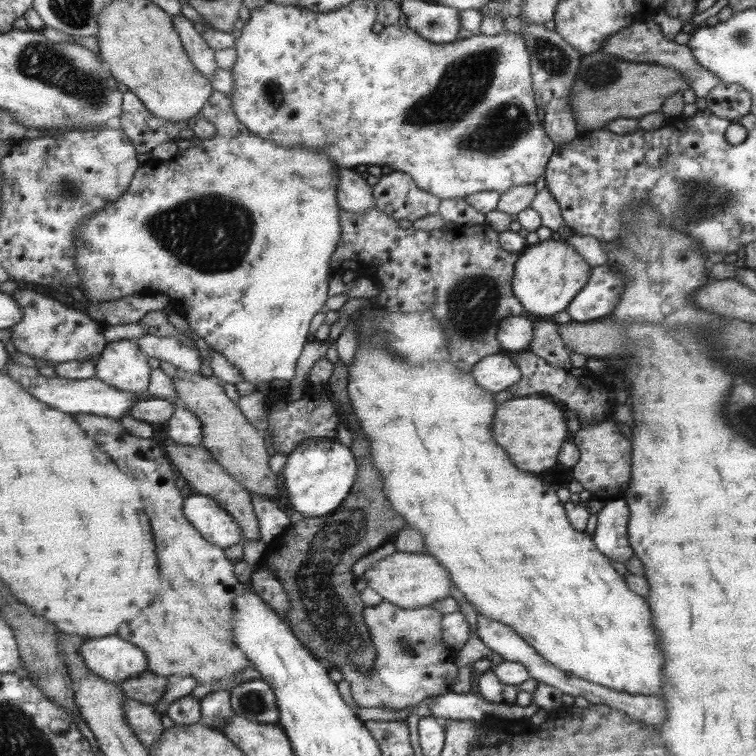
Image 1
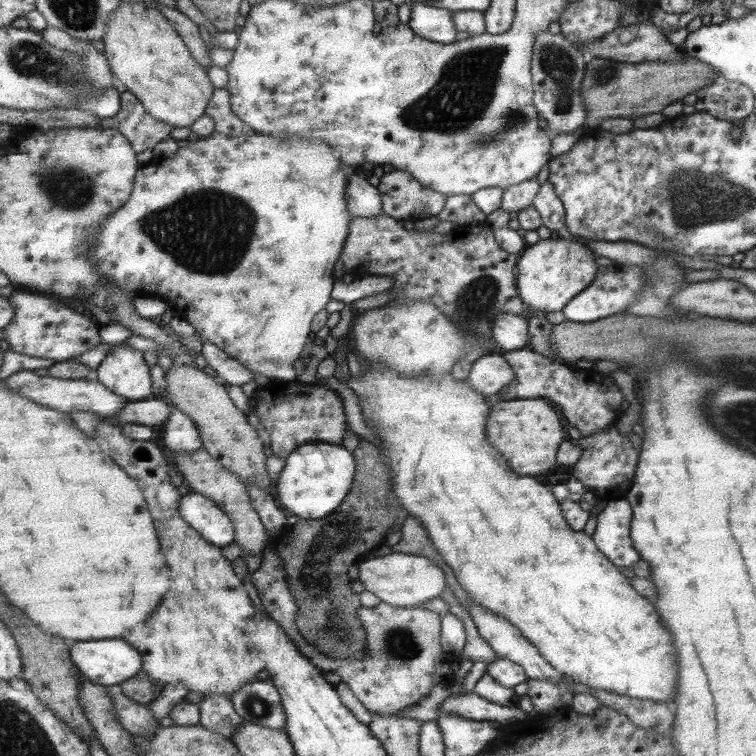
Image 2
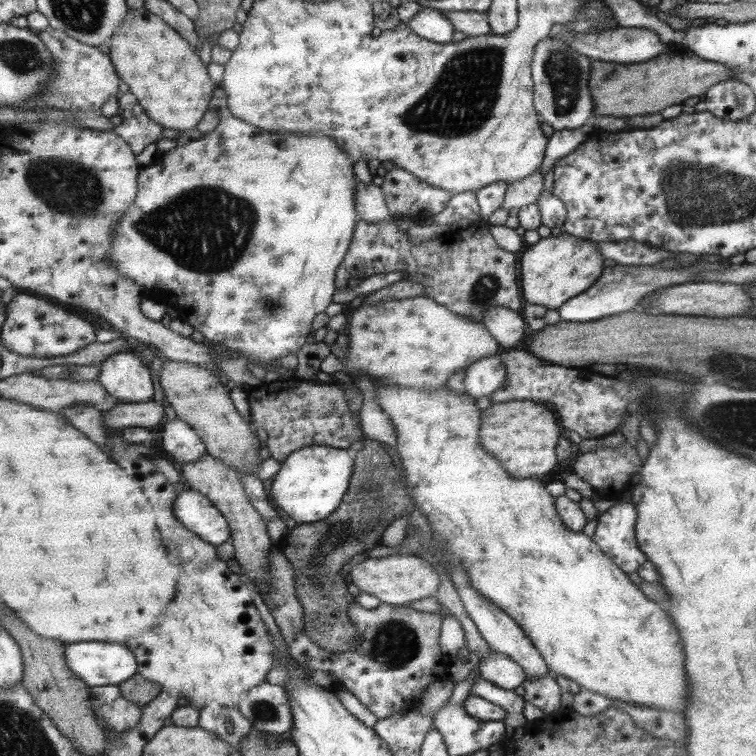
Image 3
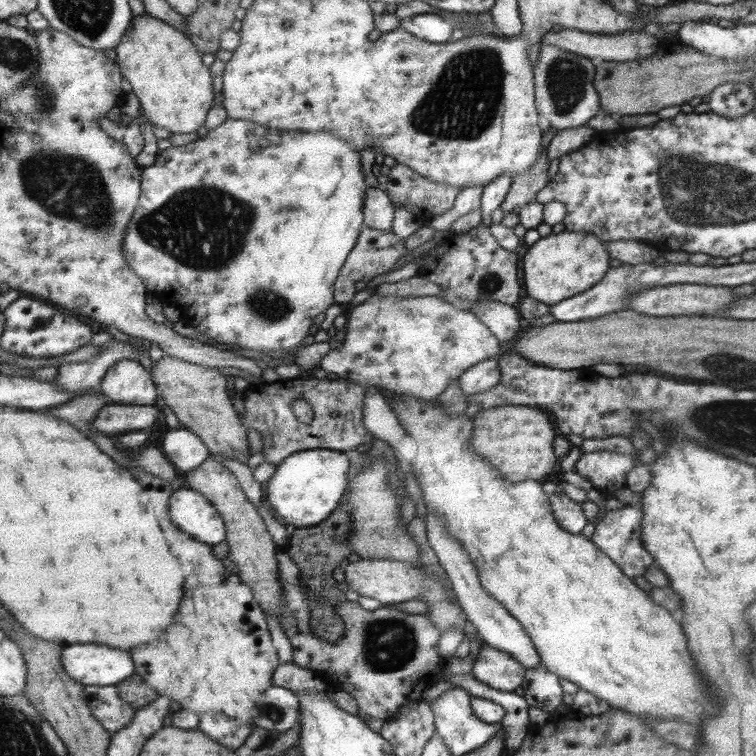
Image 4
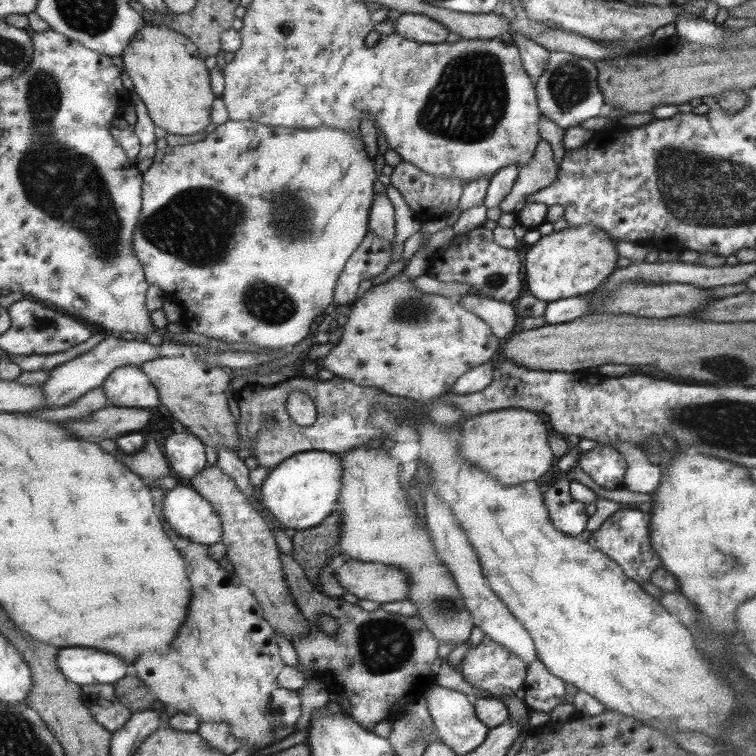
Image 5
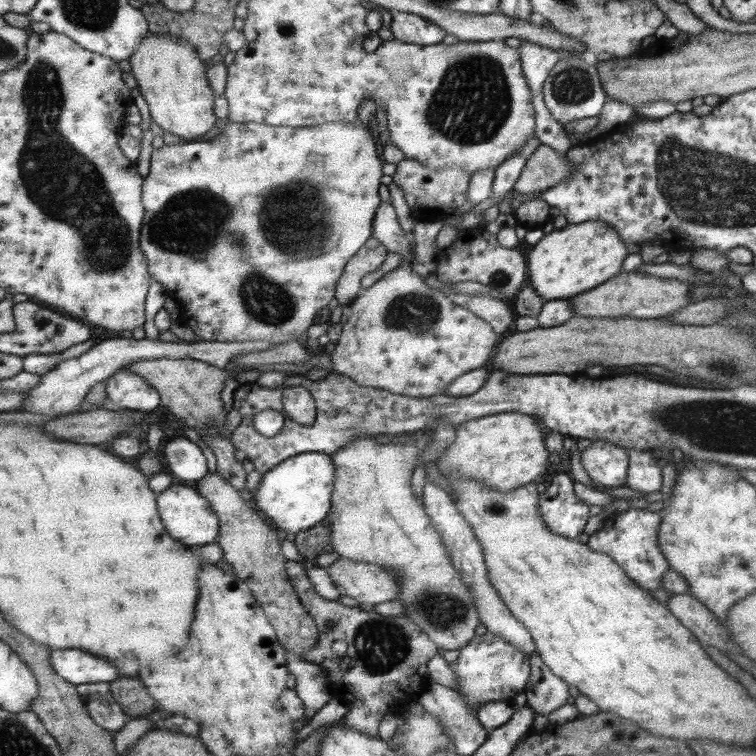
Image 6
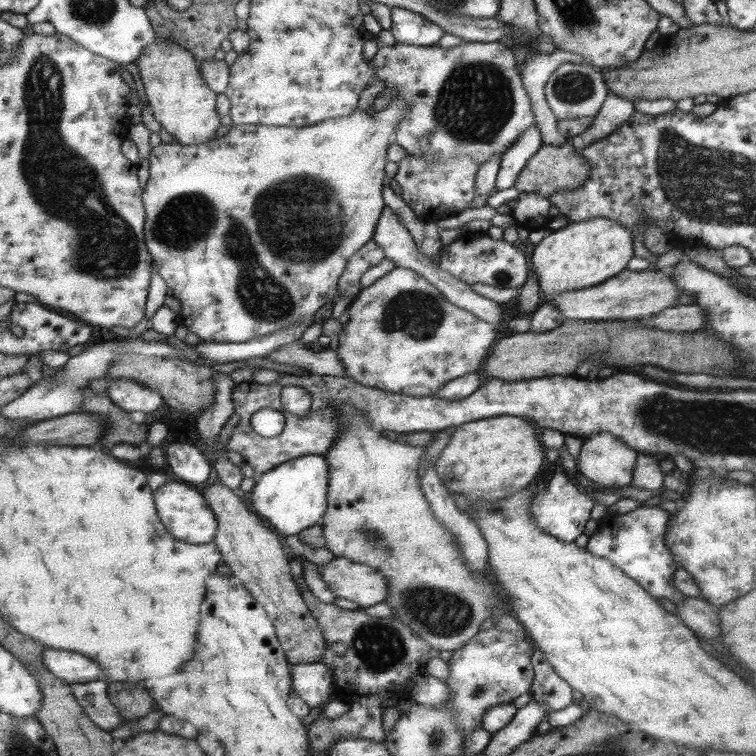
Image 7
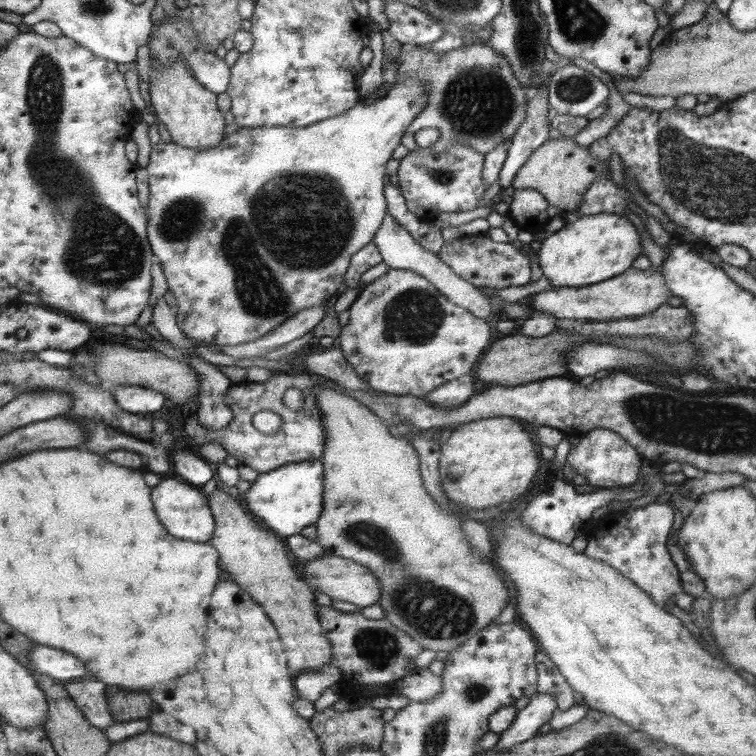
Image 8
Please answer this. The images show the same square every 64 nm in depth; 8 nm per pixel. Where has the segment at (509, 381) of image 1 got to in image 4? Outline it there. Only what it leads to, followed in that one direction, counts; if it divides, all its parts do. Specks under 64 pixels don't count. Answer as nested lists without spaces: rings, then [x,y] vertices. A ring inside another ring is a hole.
[[[493,358],[482,360],[467,368],[457,379],[462,392],[467,396],[491,390],[500,382],[500,375],[498,361]]]

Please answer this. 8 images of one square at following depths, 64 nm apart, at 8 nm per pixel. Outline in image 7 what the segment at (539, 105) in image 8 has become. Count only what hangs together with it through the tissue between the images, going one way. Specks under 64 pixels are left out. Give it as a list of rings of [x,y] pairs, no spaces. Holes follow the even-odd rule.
[[[532,124],[522,136],[499,159],[495,190],[505,190],[515,185],[520,170],[525,166],[529,157],[542,145],[541,135]]]

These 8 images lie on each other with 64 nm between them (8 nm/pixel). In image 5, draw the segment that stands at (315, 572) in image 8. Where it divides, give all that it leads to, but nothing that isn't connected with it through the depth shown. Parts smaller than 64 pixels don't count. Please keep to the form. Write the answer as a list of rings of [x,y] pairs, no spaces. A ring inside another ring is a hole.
[[[342,558],[332,566],[337,582],[358,600],[373,600],[379,604],[407,599],[410,582],[395,565],[361,562]]]

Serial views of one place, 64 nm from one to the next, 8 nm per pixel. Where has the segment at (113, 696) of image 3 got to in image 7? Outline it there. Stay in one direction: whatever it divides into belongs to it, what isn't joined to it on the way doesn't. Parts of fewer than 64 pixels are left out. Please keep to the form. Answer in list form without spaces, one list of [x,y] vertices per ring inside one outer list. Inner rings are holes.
[[[95,680],[84,684],[73,684],[70,686],[71,694],[82,706],[83,712],[90,717],[93,724],[107,733],[123,723],[123,718],[115,710],[109,700],[109,693],[106,691],[105,680]]]

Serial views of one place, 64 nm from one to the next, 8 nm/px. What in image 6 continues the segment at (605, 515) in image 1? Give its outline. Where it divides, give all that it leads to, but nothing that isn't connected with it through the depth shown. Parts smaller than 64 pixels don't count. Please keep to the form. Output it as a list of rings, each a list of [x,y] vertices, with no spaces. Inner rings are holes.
[[[655,507],[646,509],[627,509],[620,513],[608,514],[603,520],[602,527],[588,536],[586,545],[595,552],[605,553],[611,557],[635,584],[647,592],[660,588],[660,575],[670,565],[666,557],[658,549],[659,513]]]

